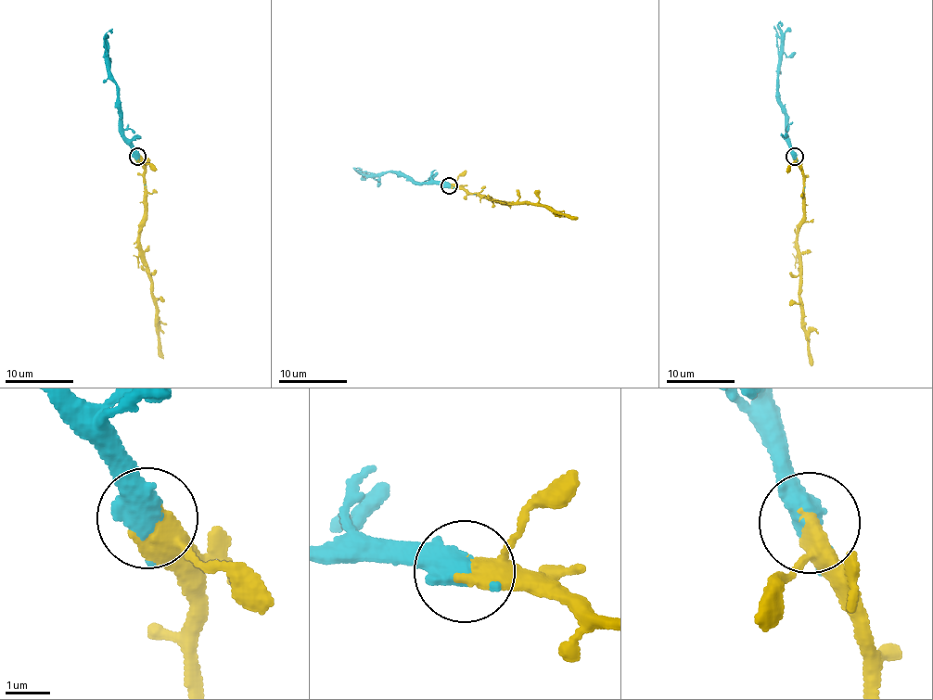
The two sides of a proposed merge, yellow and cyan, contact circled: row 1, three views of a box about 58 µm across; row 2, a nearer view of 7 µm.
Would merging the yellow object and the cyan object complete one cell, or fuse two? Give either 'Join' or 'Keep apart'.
Join

